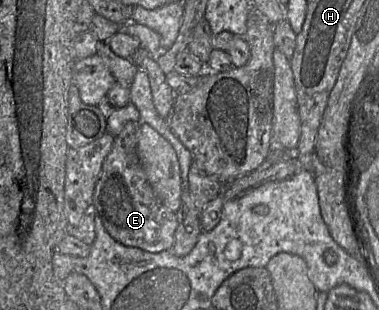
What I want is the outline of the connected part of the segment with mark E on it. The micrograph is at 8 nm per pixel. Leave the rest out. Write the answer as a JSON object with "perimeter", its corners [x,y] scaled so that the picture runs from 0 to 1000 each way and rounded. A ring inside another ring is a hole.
{"perimeter":[[[338,390],[303,442],[253,590],[245,658],[282,748],[335,797],[417,816],[451,806],[470,713],[464,684],[433,665],[406,623],[361,497],[369,394]]]}

